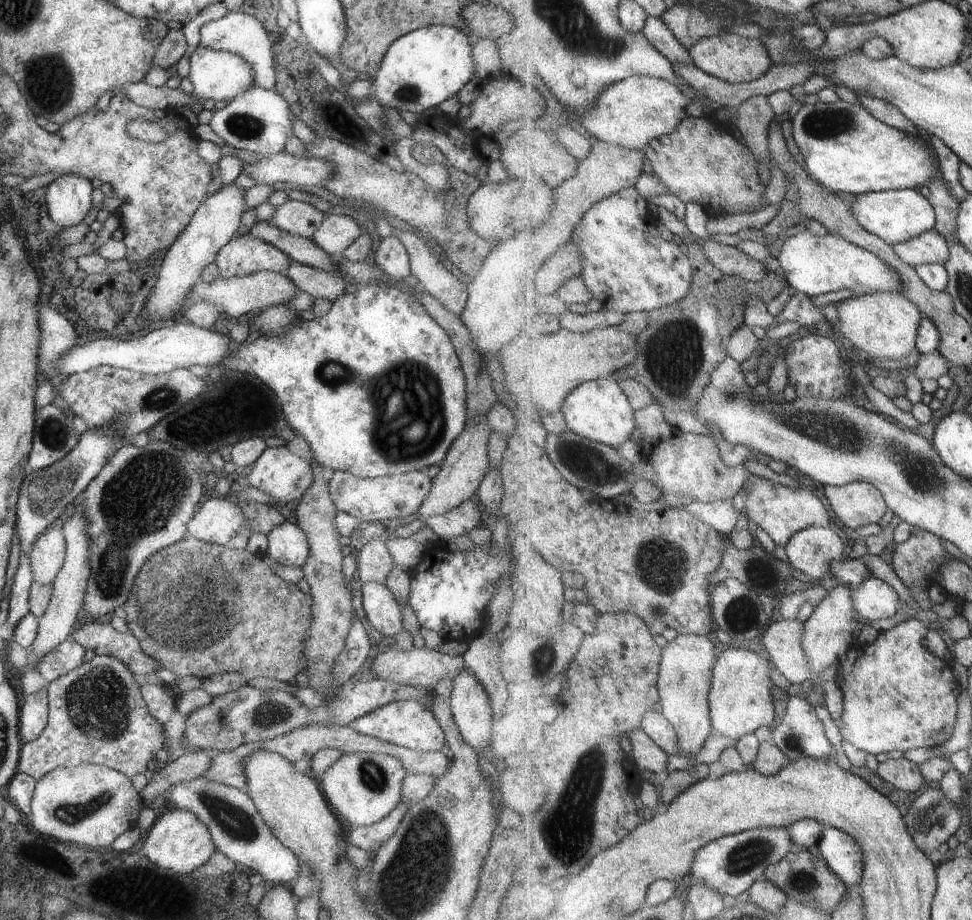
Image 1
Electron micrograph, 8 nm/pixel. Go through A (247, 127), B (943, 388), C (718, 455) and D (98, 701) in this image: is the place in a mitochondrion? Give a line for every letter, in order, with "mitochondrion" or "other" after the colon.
A: mitochondrion
B: other
C: other
D: mitochondrion

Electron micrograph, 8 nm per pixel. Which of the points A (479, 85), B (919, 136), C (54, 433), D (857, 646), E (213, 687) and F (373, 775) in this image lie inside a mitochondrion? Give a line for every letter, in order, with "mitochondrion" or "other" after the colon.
A: other
B: other
C: mitochondrion
D: other
E: other
F: mitochondrion

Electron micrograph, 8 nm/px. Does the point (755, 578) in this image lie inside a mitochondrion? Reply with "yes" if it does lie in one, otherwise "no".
yes

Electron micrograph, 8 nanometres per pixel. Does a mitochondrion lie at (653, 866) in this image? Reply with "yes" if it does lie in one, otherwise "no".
no

